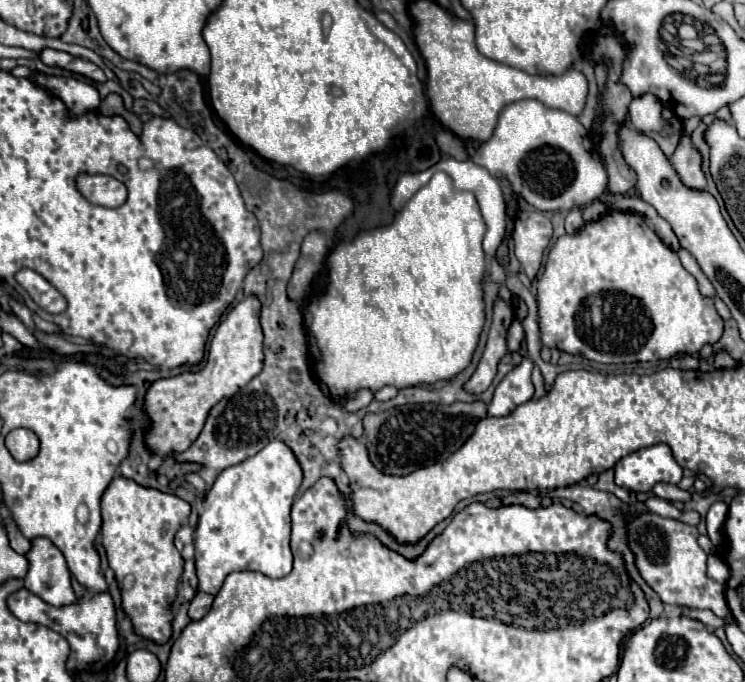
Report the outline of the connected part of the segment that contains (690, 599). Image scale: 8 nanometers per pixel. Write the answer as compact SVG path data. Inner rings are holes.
M642 513L628 523L628 541L636 553L636 565L646 583L668 605L684 605L696 609L710 609L718 617L728 615L728 603L724 599L724 585L706 577L706 551L700 549L696 527L684 525L674 519Z

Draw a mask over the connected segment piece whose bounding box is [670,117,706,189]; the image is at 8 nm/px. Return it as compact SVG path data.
M698 117L684 121L684 127L680 131L682 133L680 143L678 143L674 155L670 157L670 161L686 187L706 189L706 177L702 171L702 153L694 147L694 143L690 139L690 133L698 127L698 123L700 123Z

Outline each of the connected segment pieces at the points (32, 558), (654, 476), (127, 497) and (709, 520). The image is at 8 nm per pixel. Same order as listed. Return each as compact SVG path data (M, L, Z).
M34 539L26 557L30 561L28 575L24 577L28 591L44 597L50 605L72 605L76 601L66 559L50 539Z
M664 443L638 449L614 465L616 485L636 493L650 493L658 483L676 485L680 479L682 467L676 463L672 451Z
M116 475L102 495L102 545L108 563L122 589L124 611L132 617L138 635L164 643L172 635L172 605L184 559L174 547L174 535L190 515L190 505L170 493L142 487L132 479Z
M716 501L712 503L710 511L708 511L708 517L706 517L706 531L708 531L708 537L712 539L714 547L722 547L722 523L726 519L726 511L728 511L728 505L724 501Z

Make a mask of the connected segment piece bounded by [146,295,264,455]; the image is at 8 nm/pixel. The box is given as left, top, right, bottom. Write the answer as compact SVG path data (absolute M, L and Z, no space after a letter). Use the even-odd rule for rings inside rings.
M248 295L218 325L212 337L208 363L202 371L182 373L178 377L160 379L150 385L146 393L146 411L152 421L152 429L146 433L146 445L154 455L186 451L200 435L210 409L222 397L242 389L252 377L262 371L262 339L264 333L260 327L260 299L256 295Z

